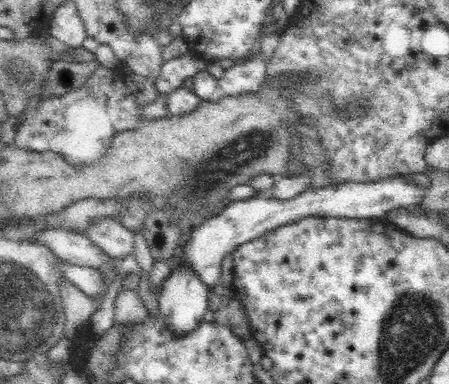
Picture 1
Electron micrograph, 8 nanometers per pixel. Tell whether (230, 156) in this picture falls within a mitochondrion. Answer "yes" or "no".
yes

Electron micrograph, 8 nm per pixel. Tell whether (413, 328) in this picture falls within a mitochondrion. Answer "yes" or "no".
yes

